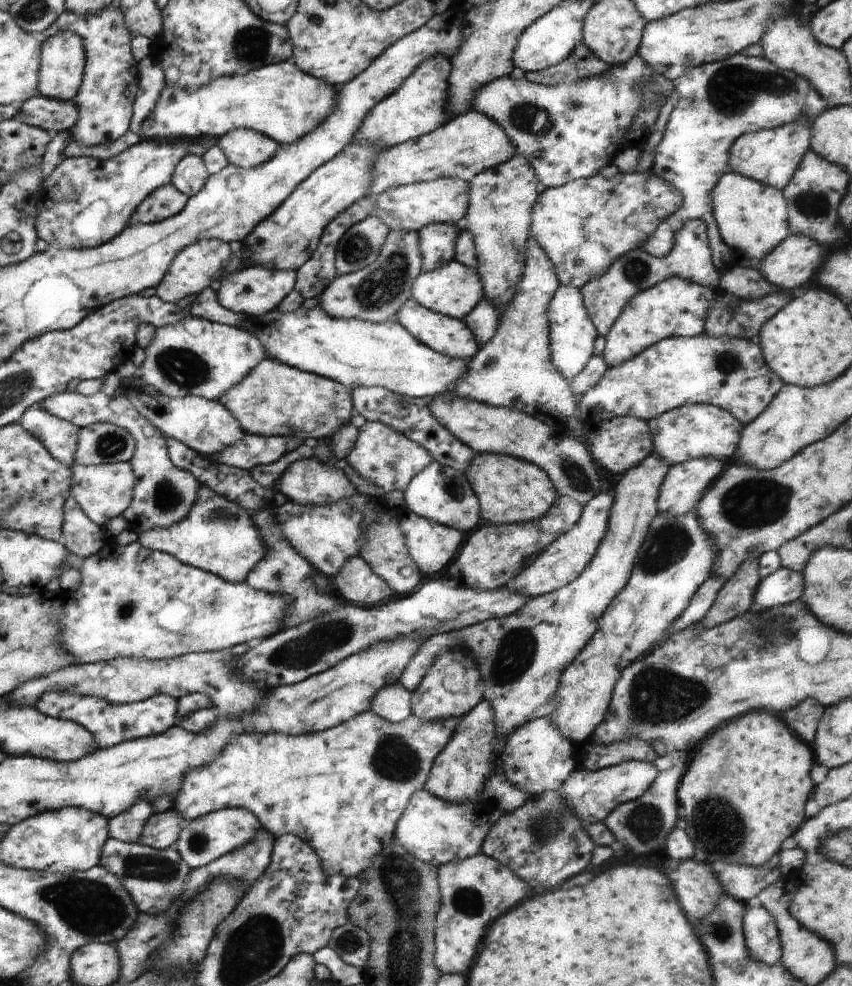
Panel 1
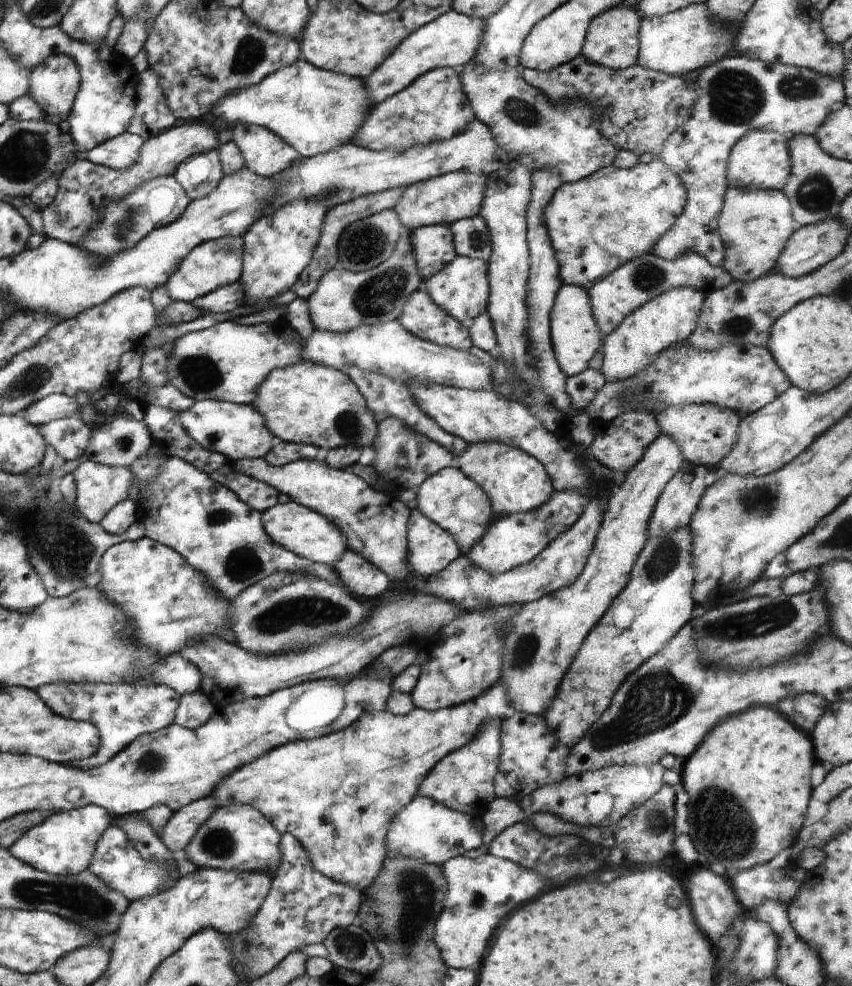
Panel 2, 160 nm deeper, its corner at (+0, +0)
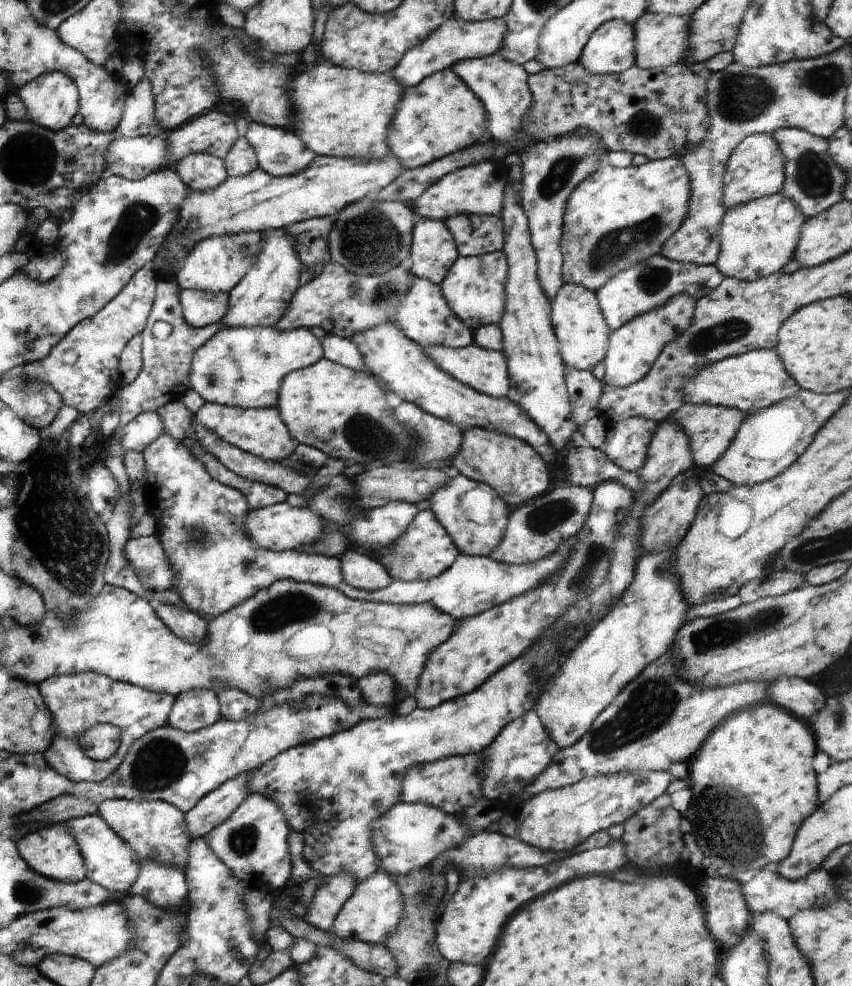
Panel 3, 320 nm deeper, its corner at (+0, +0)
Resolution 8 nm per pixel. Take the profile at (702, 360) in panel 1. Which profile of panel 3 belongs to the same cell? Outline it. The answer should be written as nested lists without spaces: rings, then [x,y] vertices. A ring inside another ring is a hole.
[[[774,349],[748,350],[743,354],[720,360],[711,366],[700,367],[694,377],[696,379],[689,379],[685,385],[696,381],[697,394],[694,394],[692,400],[696,405],[724,406],[740,410],[747,415],[769,408],[780,400],[798,396],[801,390],[784,369]]]

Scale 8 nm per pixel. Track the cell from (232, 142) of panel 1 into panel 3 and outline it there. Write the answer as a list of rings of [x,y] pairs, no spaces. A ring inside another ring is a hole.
[[[251,120],[248,123],[244,138],[252,146],[260,170],[274,177],[291,176],[308,168],[314,160],[314,152],[310,152],[291,130]]]

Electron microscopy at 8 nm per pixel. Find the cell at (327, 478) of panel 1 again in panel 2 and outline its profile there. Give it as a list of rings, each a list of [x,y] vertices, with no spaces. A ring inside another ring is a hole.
[[[265,457],[255,459],[240,459],[233,462],[233,468],[237,473],[264,481],[272,485],[280,493],[287,494],[291,500],[308,507],[310,510],[323,514],[331,523],[334,523],[345,536],[347,548],[364,557],[379,568],[390,580],[398,578],[411,578],[412,572],[407,563],[407,524],[411,510],[400,499],[393,500],[388,494],[374,489],[362,478],[348,472],[346,469],[338,470],[328,466],[323,461],[299,460],[285,465],[271,465]]]

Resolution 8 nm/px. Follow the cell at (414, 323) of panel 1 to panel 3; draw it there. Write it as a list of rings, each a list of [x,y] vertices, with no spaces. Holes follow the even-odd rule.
[[[414,278],[412,286],[408,288],[406,296],[398,306],[394,321],[398,324],[399,330],[404,332],[404,336],[408,336],[408,339],[422,347],[441,345],[462,348],[474,343],[473,332],[463,324],[462,320],[446,304],[440,285],[422,278]]]

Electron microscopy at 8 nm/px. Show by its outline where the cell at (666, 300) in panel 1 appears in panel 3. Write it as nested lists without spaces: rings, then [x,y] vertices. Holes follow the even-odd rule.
[[[688,294],[672,296],[666,304],[632,318],[624,326],[611,331],[608,336],[608,351],[604,356],[606,375],[604,384],[612,387],[626,387],[642,380],[650,371],[660,352],[692,325],[697,299]]]

